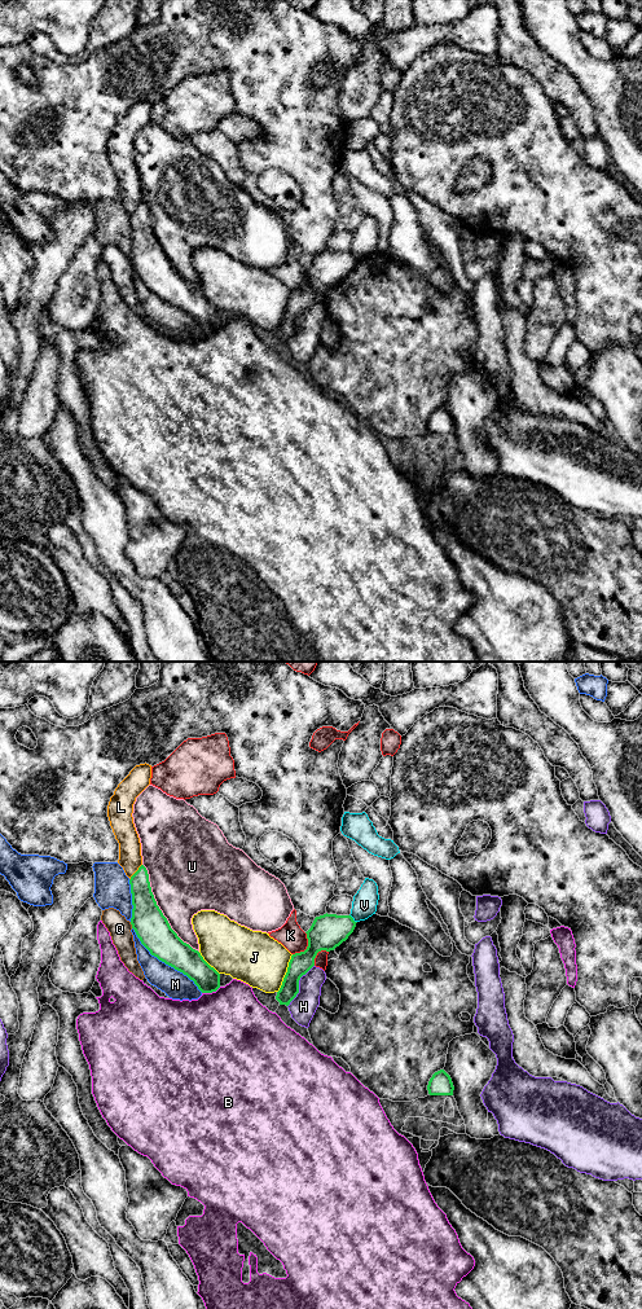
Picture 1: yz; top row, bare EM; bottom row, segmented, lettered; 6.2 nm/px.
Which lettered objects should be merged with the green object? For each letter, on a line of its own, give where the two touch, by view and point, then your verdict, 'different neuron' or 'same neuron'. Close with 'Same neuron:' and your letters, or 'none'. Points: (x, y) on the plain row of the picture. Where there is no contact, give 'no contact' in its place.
B: yz (211, 329) | different neuron
H: yz (298, 323) | different neuron
J: yz (286, 311) | different neuron
K: yz (307, 284) | different neuron
L: yz (136, 209) | different neuron
M: yz (165, 299) | different neuron
Q: yz (131, 260) | different neuron
U: yz (161, 247) | different neuron
V: yz (352, 255) | different neuron
Same neuron: none

